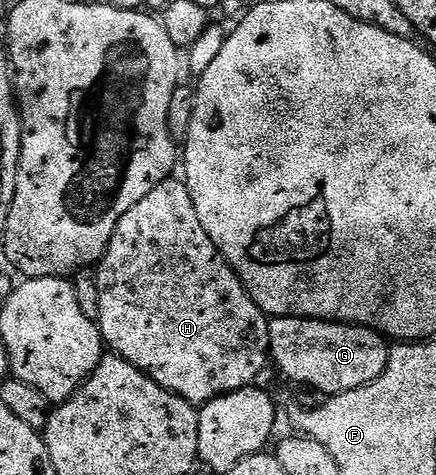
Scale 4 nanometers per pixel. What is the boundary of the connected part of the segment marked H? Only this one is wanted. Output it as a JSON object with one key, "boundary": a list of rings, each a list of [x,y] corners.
{"boundary":[[[175,176],[168,178],[167,181],[157,184],[157,188],[153,188],[153,192],[149,192],[149,196],[145,196],[145,200],[141,200],[141,204],[133,204],[133,208],[129,208],[129,212],[125,212],[125,216],[121,216],[121,220],[109,240],[107,251],[103,253],[103,257],[97,263],[97,277],[99,279],[97,325],[99,331],[103,333],[104,343],[114,353],[129,360],[138,370],[148,374],[157,384],[161,384],[161,388],[181,396],[192,406],[198,408],[204,402],[213,400],[222,394],[235,392],[243,386],[256,385],[260,381],[259,373],[269,366],[271,341],[269,340],[268,315],[264,314],[263,309],[251,299],[250,292],[236,274],[235,269],[226,262],[222,252],[213,244],[213,240],[209,240],[209,232],[205,232],[205,228],[201,228],[201,219],[197,217],[197,208],[193,208],[193,196],[189,192],[186,181]]]}

